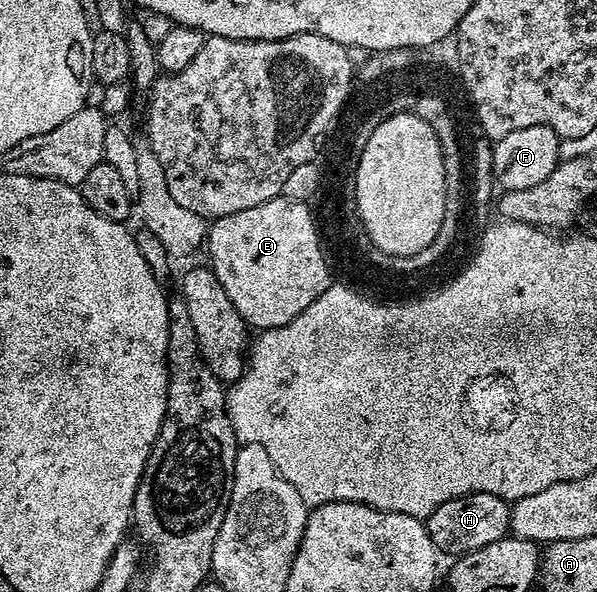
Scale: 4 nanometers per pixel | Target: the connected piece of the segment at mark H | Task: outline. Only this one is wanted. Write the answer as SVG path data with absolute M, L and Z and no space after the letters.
M474 492L470 496L457 496L448 502L440 502L430 516L425 517L424 523L428 530L428 538L437 546L439 553L450 555L450 558L463 556L466 552L480 550L497 540L505 540L510 532L510 504L496 494Z

